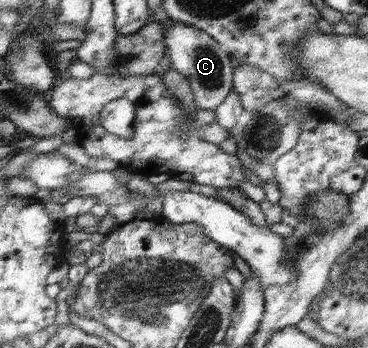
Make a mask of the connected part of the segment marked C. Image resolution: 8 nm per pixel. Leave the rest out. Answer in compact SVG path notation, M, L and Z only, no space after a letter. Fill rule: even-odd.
M176 20L166 25L166 32L163 33L166 57L170 58L173 69L188 79L196 109L216 111L233 88L232 57L213 37L197 27Z

